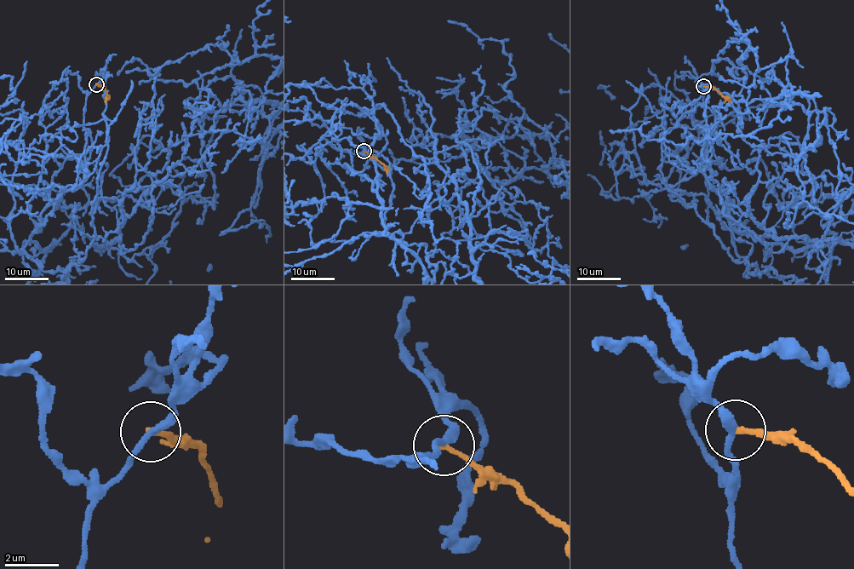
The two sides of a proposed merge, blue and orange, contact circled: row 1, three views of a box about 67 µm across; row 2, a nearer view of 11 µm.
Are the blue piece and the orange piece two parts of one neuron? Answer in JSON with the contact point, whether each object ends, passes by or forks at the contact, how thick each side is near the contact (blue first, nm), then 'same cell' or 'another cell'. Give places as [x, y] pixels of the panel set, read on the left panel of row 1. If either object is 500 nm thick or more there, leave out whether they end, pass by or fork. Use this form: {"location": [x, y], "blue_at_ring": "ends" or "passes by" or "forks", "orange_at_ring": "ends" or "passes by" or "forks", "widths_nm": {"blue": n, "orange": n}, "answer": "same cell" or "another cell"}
{"location": [96, 84], "blue_at_ring": "passes by", "orange_at_ring": "ends", "widths_nm": {"blue": 280, "orange": 170}, "answer": "another cell"}

